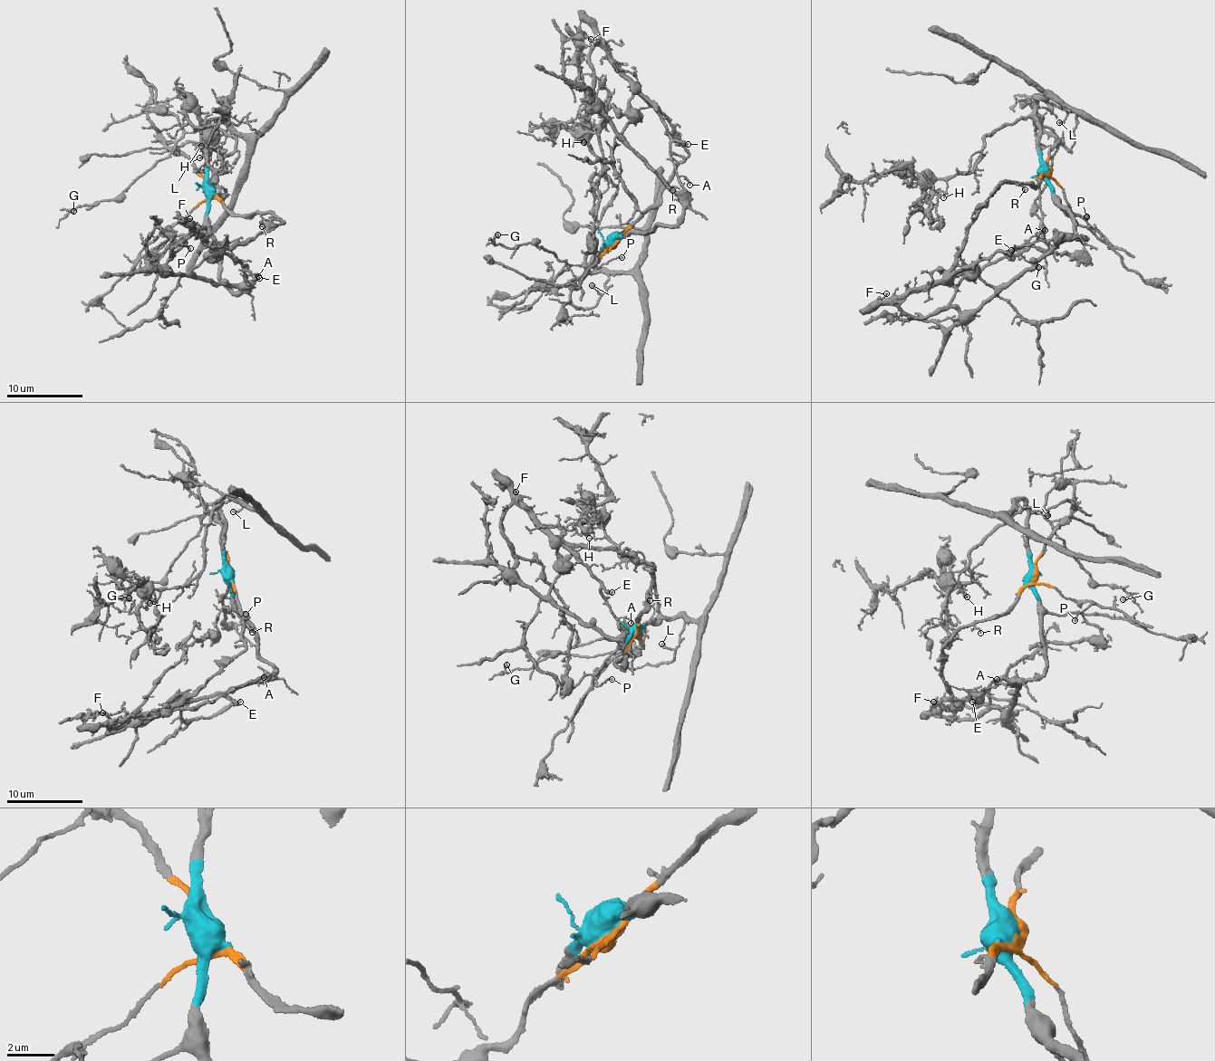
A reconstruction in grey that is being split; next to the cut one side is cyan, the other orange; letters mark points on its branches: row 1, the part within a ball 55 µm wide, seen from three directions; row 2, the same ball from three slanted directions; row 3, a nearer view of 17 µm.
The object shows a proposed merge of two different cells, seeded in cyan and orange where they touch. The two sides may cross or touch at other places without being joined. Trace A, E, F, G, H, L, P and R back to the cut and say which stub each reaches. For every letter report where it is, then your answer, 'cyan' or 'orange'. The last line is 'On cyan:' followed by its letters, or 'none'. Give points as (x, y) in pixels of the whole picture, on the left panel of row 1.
A: (258, 276) | orange
E: (259, 278) | orange
F: (189, 218) | orange
G: (73, 211) | cyan
H: (199, 157) | cyan
L: (201, 146) | cyan
P: (190, 248) | orange
R: (262, 226) | orange
On cyan: G, H, L

